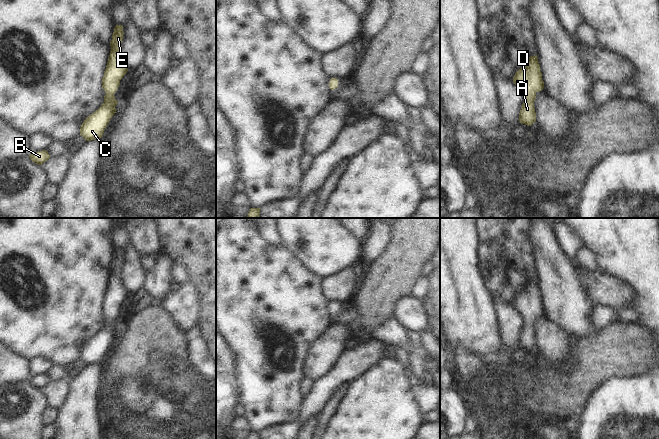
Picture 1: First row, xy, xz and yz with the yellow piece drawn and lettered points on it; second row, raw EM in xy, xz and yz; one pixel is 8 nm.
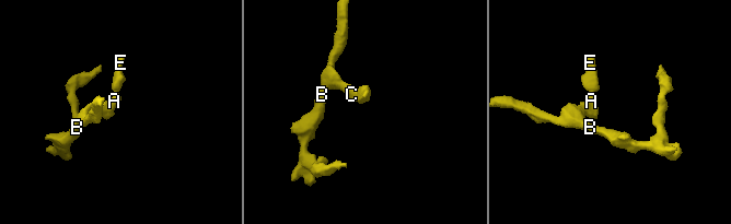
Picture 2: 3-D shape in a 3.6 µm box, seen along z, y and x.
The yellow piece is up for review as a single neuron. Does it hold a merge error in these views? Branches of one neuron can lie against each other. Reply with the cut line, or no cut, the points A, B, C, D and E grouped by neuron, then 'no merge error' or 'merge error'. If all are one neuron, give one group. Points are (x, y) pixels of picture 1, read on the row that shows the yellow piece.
cut none; groups A B C D E; no merge error

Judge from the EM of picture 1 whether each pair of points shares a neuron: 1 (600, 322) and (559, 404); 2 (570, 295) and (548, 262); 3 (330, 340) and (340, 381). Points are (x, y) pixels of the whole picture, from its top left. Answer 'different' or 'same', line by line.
1: different
2: same
3: different

